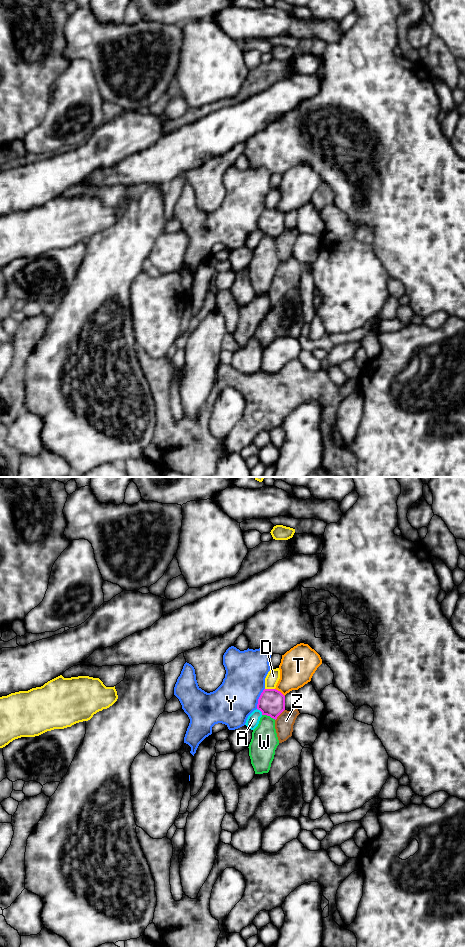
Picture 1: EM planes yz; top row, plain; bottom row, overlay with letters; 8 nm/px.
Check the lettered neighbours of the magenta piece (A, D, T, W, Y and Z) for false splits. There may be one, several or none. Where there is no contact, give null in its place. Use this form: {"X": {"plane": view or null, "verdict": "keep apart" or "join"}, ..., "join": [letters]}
{"A": {"plane": "yz", "verdict": "keep apart"}, "D": {"plane": "yz", "verdict": "keep apart"}, "T": {"plane": "yz", "verdict": "keep apart"}, "W": {"plane": "yz", "verdict": "keep apart"}, "Y": {"plane": "yz", "verdict": "keep apart"}, "Z": {"plane": "yz", "verdict": "keep apart"}, "join": []}

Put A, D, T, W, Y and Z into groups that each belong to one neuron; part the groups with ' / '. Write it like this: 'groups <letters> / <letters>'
groups A / D / T / W Z / Y

